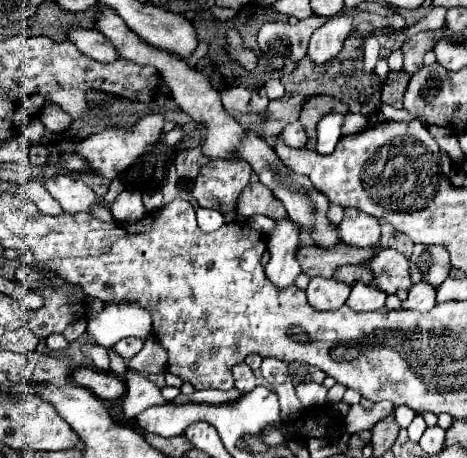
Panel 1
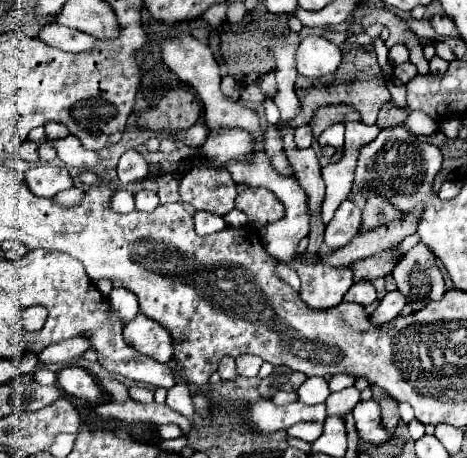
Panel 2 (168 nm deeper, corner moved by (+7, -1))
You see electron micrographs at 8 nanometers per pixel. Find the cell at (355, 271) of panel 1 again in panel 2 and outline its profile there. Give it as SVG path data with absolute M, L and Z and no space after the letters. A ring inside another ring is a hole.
M387 250L385 254L375 254L363 260L357 260L351 270L353 270L353 282L363 282L363 280L375 280L381 276L391 274L395 262L393 262L393 250Z

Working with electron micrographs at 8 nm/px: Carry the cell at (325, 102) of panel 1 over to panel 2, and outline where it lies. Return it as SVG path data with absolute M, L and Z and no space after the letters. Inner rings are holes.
M329 104L329 106L321 106L315 116L309 122L309 128L313 130L313 136L319 138L321 132L335 124L335 122L351 122L351 120L361 120L357 110L353 106L347 104Z

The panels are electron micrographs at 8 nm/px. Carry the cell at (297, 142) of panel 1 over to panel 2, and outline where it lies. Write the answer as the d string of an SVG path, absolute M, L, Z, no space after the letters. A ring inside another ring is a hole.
M309 126L295 128L295 144L297 148L309 148L313 144L313 134L309 134Z

